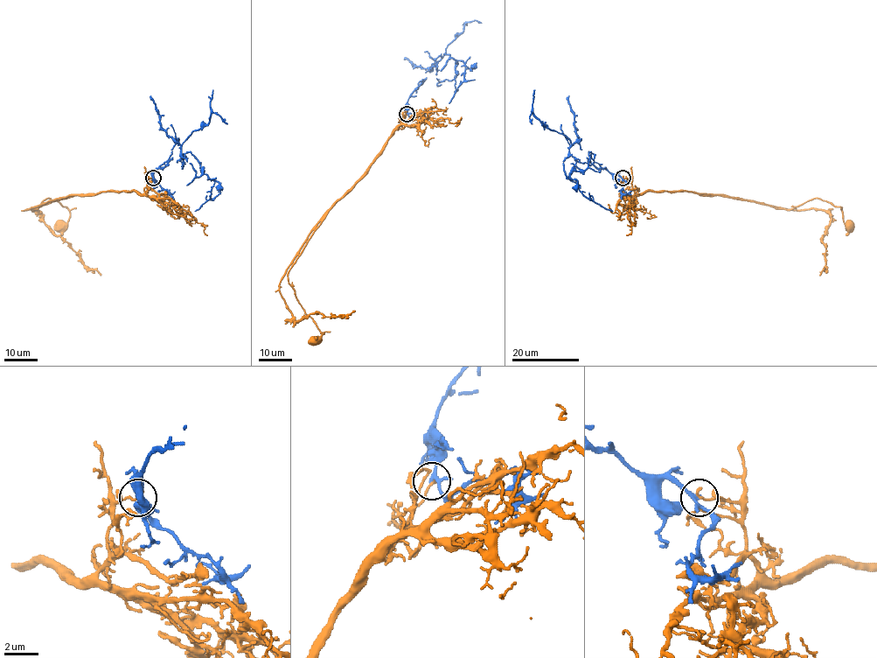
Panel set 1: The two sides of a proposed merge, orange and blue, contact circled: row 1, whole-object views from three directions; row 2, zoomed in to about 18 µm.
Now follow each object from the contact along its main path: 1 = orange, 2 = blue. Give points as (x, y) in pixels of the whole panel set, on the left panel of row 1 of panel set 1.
1: (152, 178), (143, 193), (75, 194), (33, 208), (47, 198), (56, 200), (70, 212), (69, 221), (62, 226)
2: (152, 178), (177, 143), (197, 177), (206, 174), (214, 184), (210, 198), (195, 211)

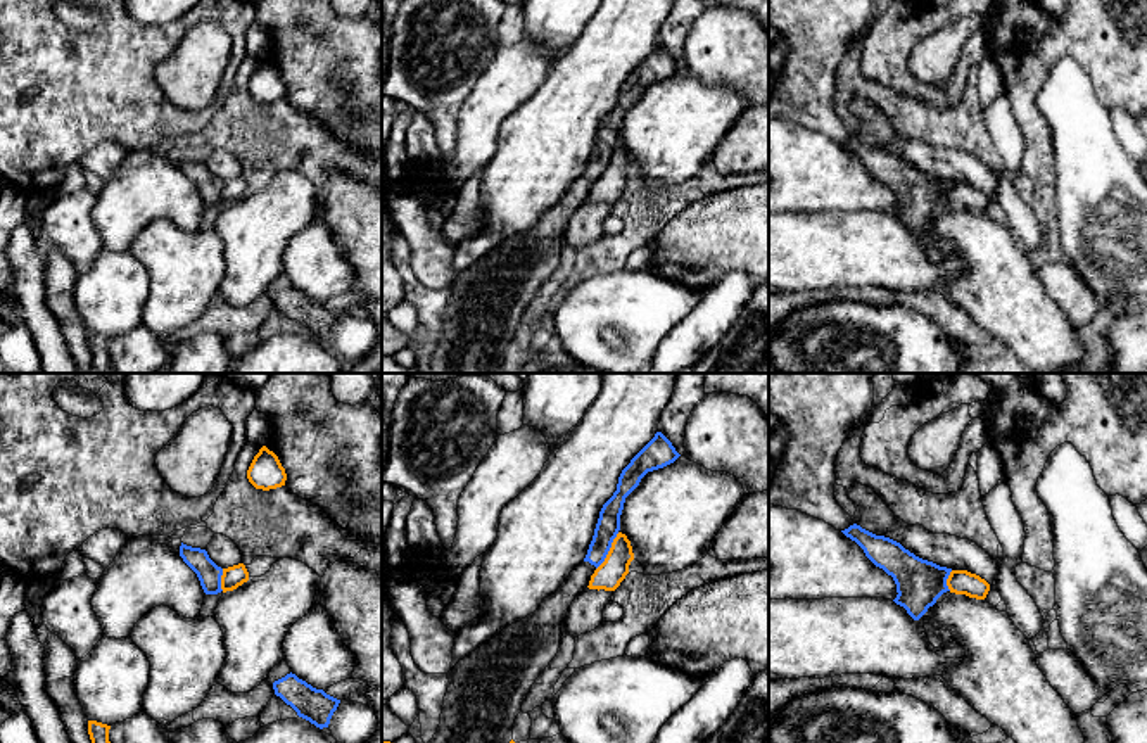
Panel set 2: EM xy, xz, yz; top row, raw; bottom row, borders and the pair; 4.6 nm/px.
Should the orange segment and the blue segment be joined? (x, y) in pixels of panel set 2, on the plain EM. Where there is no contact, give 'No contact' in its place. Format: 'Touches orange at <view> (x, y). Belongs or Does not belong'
Touches orange at xz (608, 165). Does not belong

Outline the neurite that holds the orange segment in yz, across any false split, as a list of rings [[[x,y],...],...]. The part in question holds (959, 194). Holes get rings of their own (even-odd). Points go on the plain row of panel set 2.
[[[952,183],[947,199],[950,206],[966,207],[976,213],[985,213],[990,204],[990,197],[985,192],[967,183]]]

